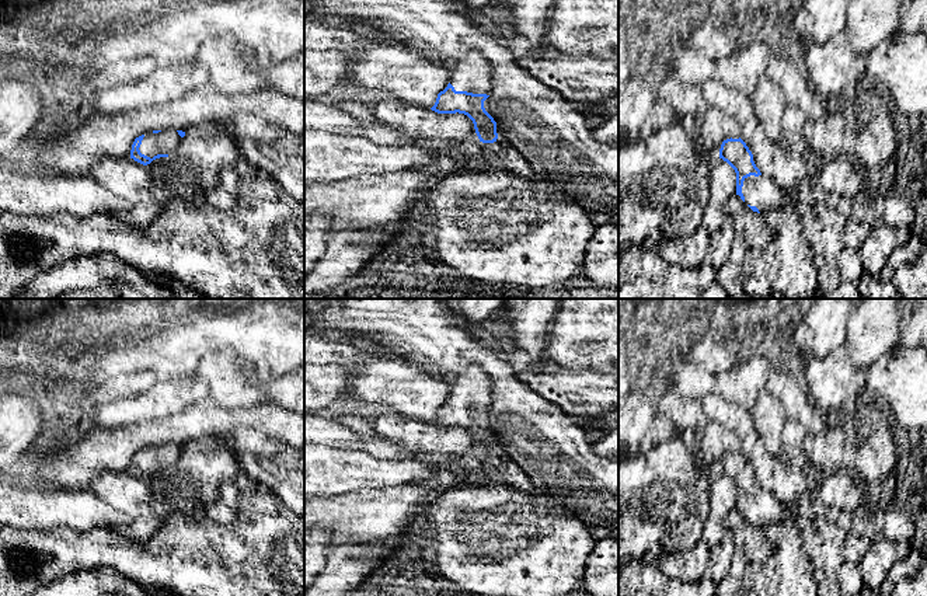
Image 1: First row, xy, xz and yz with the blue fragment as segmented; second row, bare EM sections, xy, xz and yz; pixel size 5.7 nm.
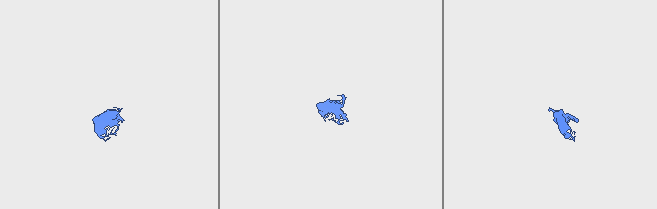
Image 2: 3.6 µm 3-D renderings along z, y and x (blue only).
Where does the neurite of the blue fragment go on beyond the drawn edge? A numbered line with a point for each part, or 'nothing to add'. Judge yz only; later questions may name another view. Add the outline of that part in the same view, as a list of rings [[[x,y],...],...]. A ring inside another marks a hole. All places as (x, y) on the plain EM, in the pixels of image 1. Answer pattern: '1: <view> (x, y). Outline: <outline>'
1: yz (760, 505). Outline: [[[750,489],[745,492],[742,508],[745,510],[745,517],[756,520],[760,527],[769,522],[791,522],[787,506],[778,502],[770,492],[763,489]]]

